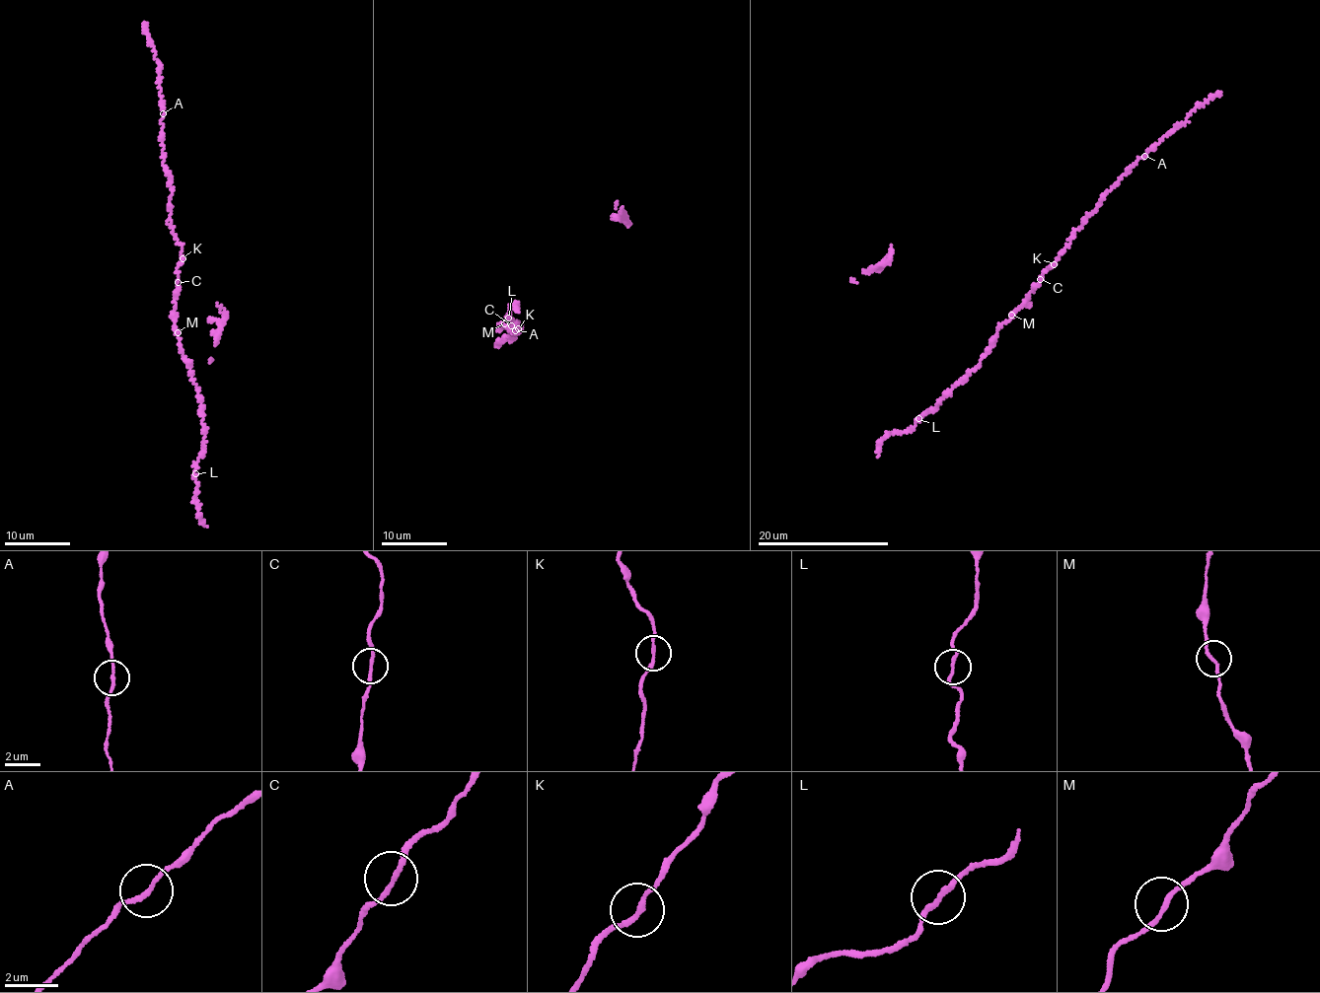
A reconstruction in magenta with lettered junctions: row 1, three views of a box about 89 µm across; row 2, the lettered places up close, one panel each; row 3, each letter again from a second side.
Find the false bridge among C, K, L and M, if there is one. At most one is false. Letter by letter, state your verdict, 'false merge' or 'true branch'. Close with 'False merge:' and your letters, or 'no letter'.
C: true branch
K: true branch
L: true branch
M: true branch
False merge: no letter

